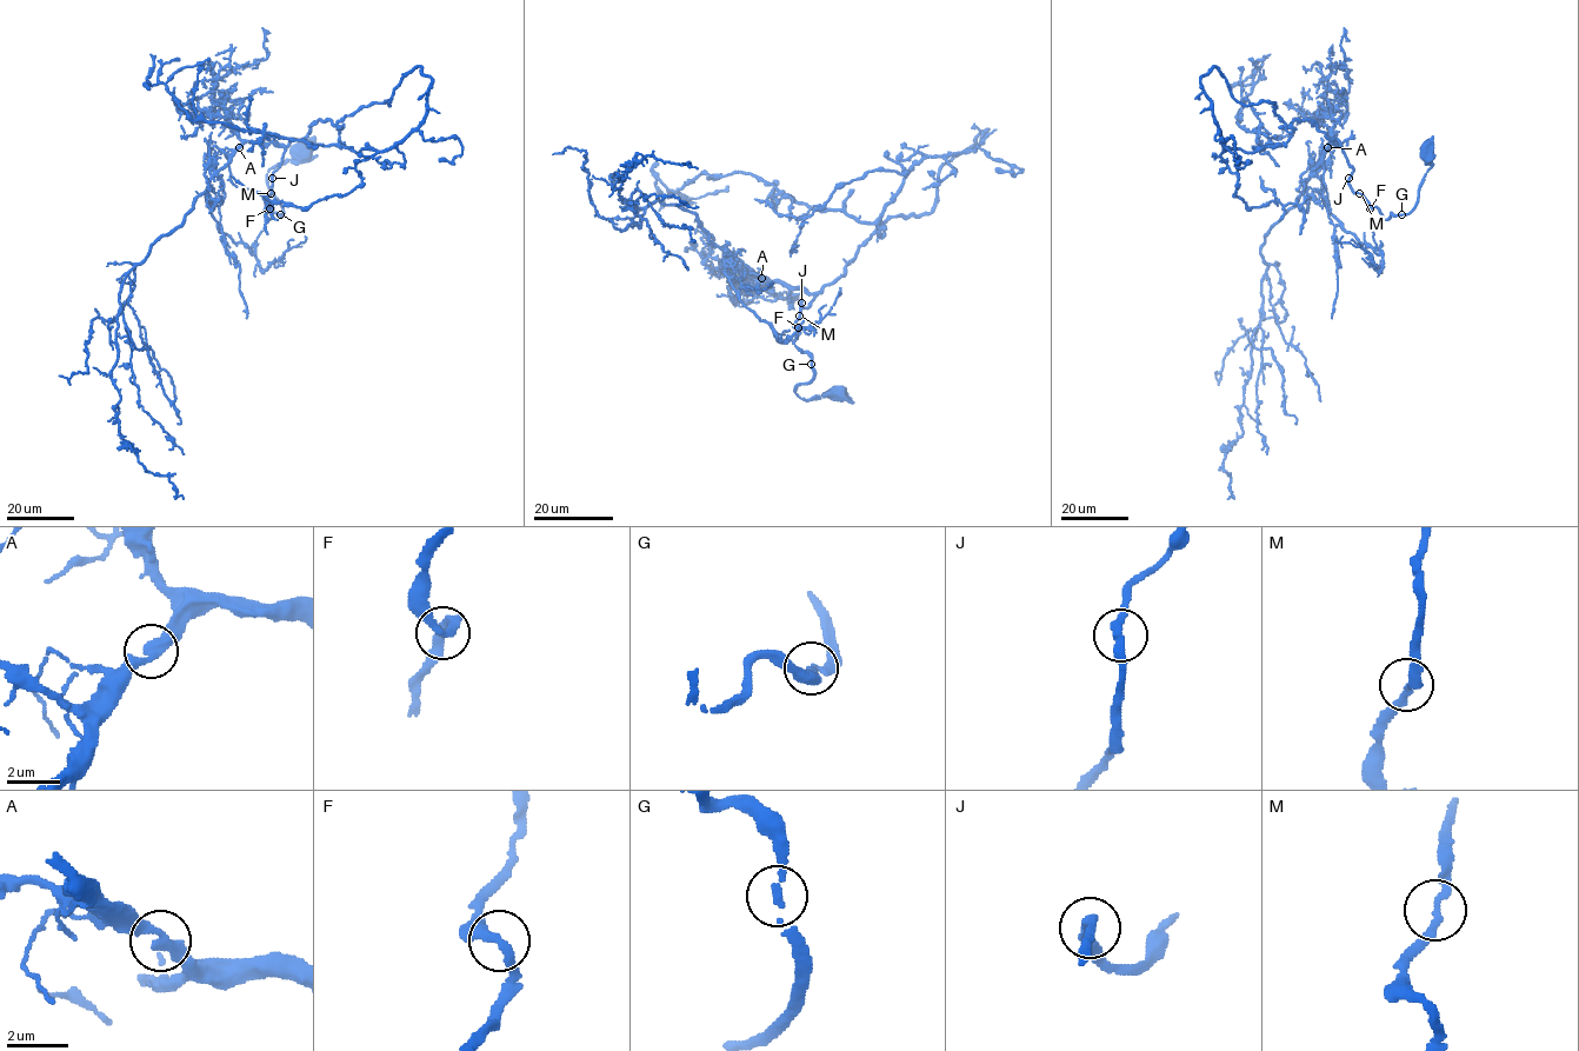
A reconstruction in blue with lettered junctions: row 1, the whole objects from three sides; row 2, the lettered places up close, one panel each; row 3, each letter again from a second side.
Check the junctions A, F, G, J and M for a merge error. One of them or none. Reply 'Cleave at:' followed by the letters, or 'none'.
Cleave at: none

